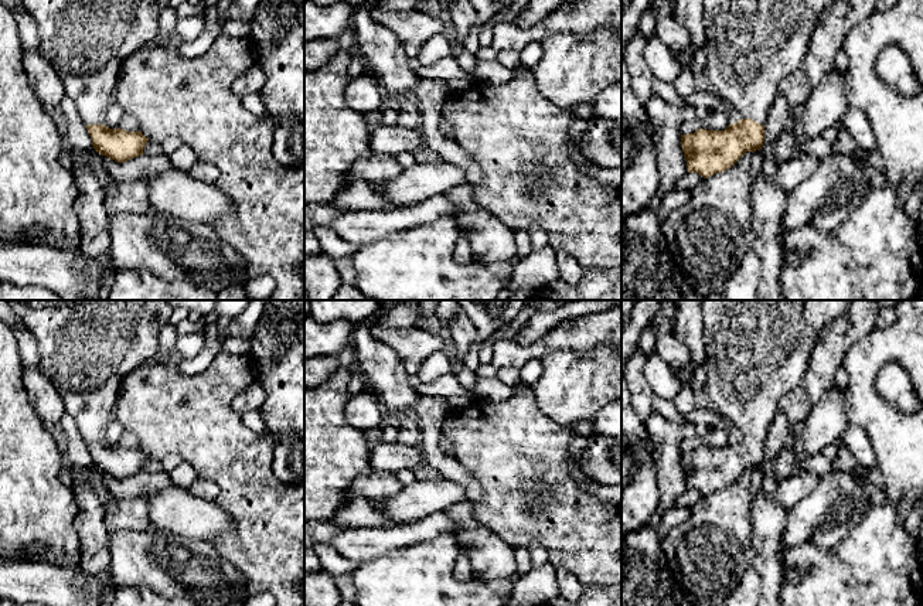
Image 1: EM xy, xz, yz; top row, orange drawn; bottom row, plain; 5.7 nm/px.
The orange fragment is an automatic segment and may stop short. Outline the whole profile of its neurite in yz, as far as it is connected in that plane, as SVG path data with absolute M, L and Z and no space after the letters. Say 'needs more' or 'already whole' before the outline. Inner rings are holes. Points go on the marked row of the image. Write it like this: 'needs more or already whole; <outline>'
needs more; M704 0L708 62L702 75L739 120L725 130L696 129L681 135L688 173L708 178L730 168L746 152L762 149L764 123L777 96L779 82L803 64L818 18L838 1Z

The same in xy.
needs more; M18 0L38 24L40 50L62 81L67 95L75 102L93 149L117 163L142 156L149 139L140 132L109 129L105 125L108 106L123 62L156 37L160 13L170 0Z

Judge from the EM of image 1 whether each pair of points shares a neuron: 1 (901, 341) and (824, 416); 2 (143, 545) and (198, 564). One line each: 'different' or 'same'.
1: different
2: same

